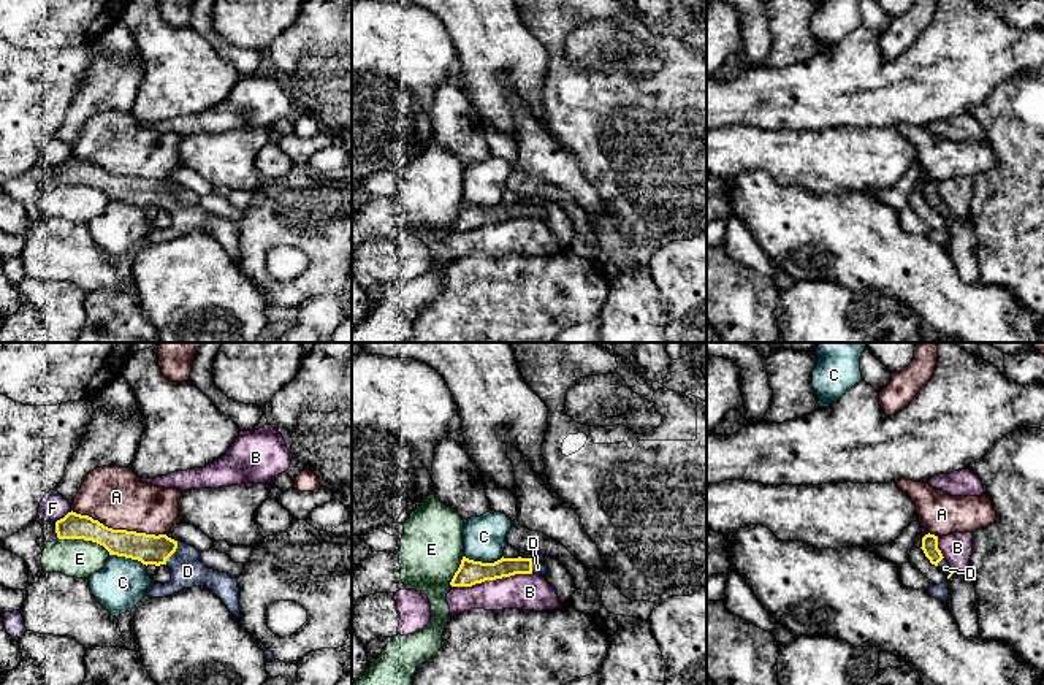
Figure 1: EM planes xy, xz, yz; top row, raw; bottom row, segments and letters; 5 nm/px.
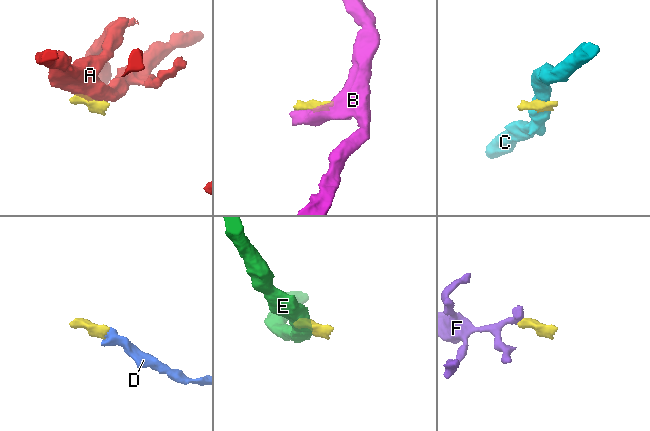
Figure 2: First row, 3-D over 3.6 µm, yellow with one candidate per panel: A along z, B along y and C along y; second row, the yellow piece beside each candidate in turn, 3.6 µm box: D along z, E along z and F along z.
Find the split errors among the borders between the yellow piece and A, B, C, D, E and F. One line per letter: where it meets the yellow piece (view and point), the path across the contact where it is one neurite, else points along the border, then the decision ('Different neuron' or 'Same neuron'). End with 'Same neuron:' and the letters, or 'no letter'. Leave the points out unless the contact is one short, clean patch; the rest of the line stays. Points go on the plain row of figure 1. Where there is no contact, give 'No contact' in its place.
A: Touches yellow at xy (119, 175). Boundary: xy (72, 154), (113, 173), (165, 179). Different neuron
B: Touches yellow at xz (491, 224). Different neuron
C: Touches yellow at xz (483, 208). Boundary: xz (464, 200), (482, 206), (496, 206), (502, 202). Different neuron
D: Touches yellow at xy (175, 195). Path across: xy (149, 194), (175, 195), (187, 216). Same neuron
E: Touches yellow at xy (84, 184). Boundary: xy (59, 183), (91, 184), (110, 198). Different neuron
F: Touches yellow at xy (65, 160). Different neuron
Same neuron: D

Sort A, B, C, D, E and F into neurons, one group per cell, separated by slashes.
A / B / C / D / E / F

